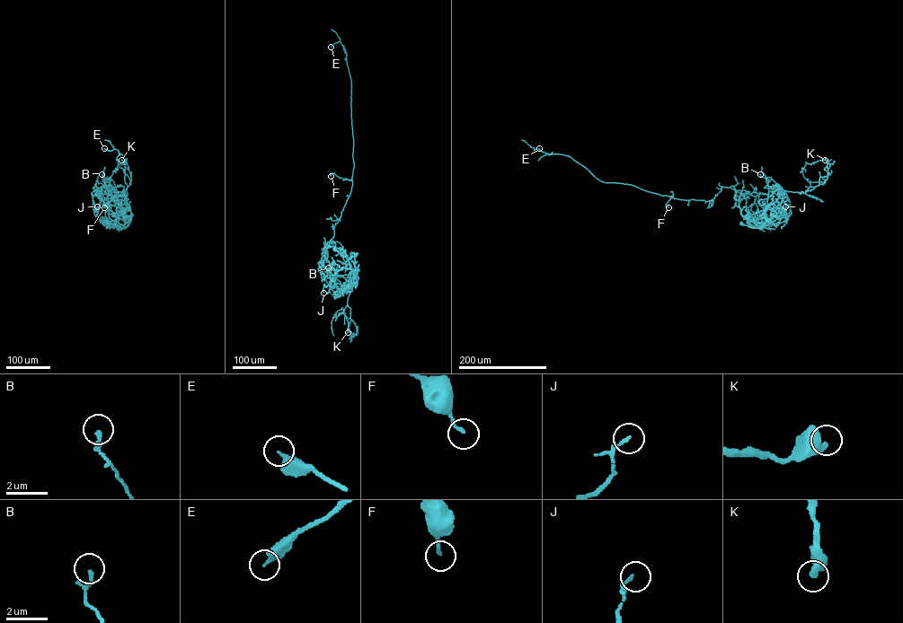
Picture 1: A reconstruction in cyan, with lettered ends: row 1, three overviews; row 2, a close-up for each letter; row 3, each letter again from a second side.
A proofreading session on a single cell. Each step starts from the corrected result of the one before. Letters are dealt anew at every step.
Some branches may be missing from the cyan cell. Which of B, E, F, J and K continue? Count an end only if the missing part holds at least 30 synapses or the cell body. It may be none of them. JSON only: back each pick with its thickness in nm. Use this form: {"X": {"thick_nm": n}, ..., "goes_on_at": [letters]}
{"goes_on_at": []}

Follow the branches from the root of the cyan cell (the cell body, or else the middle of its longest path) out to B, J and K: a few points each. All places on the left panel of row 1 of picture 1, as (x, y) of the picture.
B: (108, 223), (125, 228), (130, 221), (131, 212), (127, 200), (119, 194), (113, 181), (103, 179), (101, 174)
J: (108, 223), (124, 228), (128, 225), (117, 228), (101, 223), (97, 217), (97, 206)
K: (108, 223), (125, 228), (130, 222), (110, 191), (120, 185), (123, 189), (117, 193), (109, 181), (121, 160)

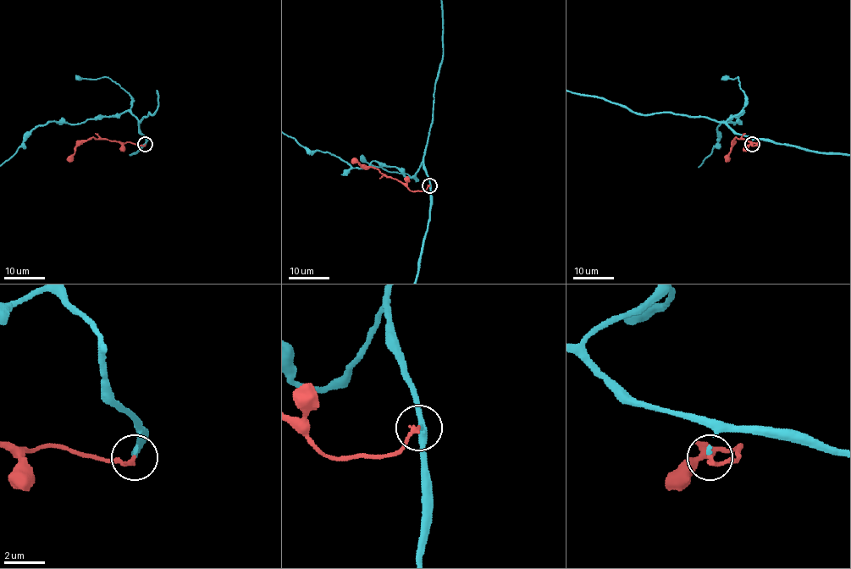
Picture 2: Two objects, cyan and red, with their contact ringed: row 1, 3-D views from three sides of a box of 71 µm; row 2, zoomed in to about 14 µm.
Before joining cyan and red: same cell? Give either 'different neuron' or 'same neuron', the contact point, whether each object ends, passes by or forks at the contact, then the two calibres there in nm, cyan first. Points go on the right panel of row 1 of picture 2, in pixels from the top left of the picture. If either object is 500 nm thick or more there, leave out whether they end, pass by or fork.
same neuron; place (752, 144); cyan ends; red ends; calibres 120 and 190 nm

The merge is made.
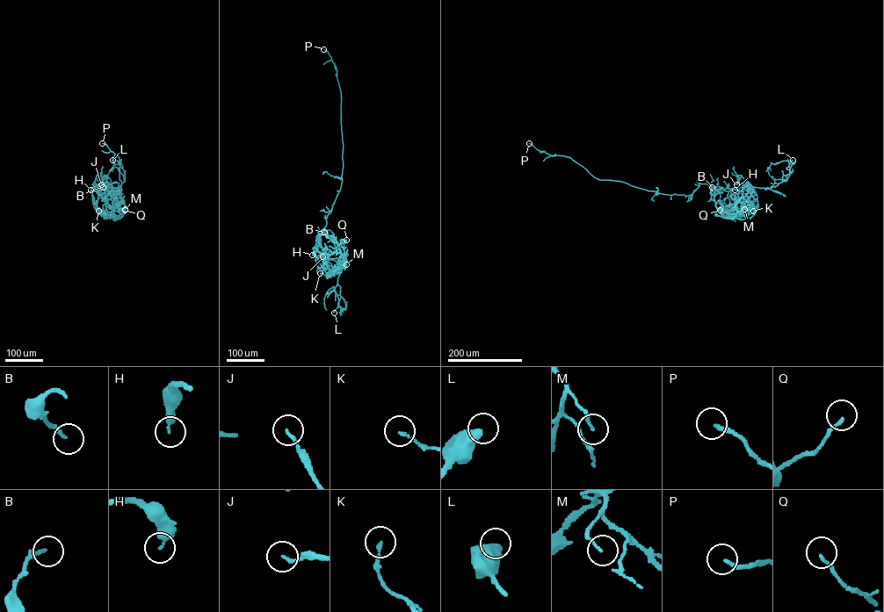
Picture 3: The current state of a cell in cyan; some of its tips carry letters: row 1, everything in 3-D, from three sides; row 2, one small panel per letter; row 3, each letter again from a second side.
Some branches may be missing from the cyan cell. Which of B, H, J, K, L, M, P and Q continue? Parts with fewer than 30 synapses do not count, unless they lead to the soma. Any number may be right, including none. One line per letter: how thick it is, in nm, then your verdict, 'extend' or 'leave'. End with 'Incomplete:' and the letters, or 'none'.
B: calibre 150 nm; leave
H: calibre 320 nm; leave
J: calibre 130 nm; leave
K: calibre 140 nm; leave
L: calibre 550 nm; leave
M: calibre 90 nm; leave
P: calibre 180 nm; extend
Q: calibre 120 nm; leave
Incomplete: P

